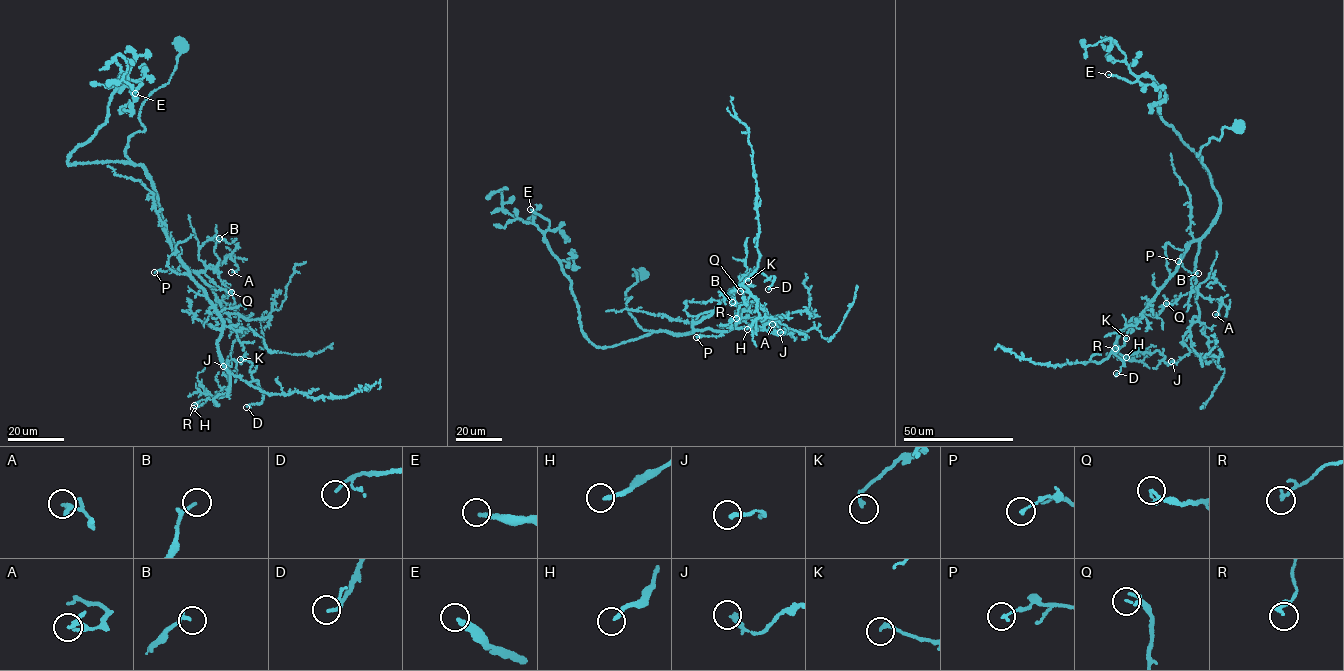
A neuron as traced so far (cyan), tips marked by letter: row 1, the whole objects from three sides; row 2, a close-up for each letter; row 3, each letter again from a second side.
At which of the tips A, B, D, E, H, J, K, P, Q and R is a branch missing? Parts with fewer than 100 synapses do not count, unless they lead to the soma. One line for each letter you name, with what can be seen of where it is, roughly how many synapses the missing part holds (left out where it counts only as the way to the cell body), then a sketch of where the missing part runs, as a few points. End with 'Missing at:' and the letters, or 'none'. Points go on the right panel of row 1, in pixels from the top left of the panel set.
E: place (1108, 74); 140 synapses; course (1108, 74), (1093, 68), (1082, 50), (1075, 49), (1068, 55)
Missing at: E

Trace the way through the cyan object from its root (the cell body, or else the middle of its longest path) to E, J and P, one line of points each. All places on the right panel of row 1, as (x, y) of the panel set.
E: (1240, 126), (1223, 128), (1196, 154), (1211, 182), (1161, 118), (1154, 79), (1108, 74)
J: (1240, 126), (1223, 128), (1196, 154), (1220, 207), (1196, 259), (1198, 318), (1183, 339), (1190, 353), (1171, 361)
P: (1240, 126), (1223, 128), (1220, 138), (1212, 137), (1196, 154), (1220, 209), (1200, 241), (1195, 275), (1178, 261)

